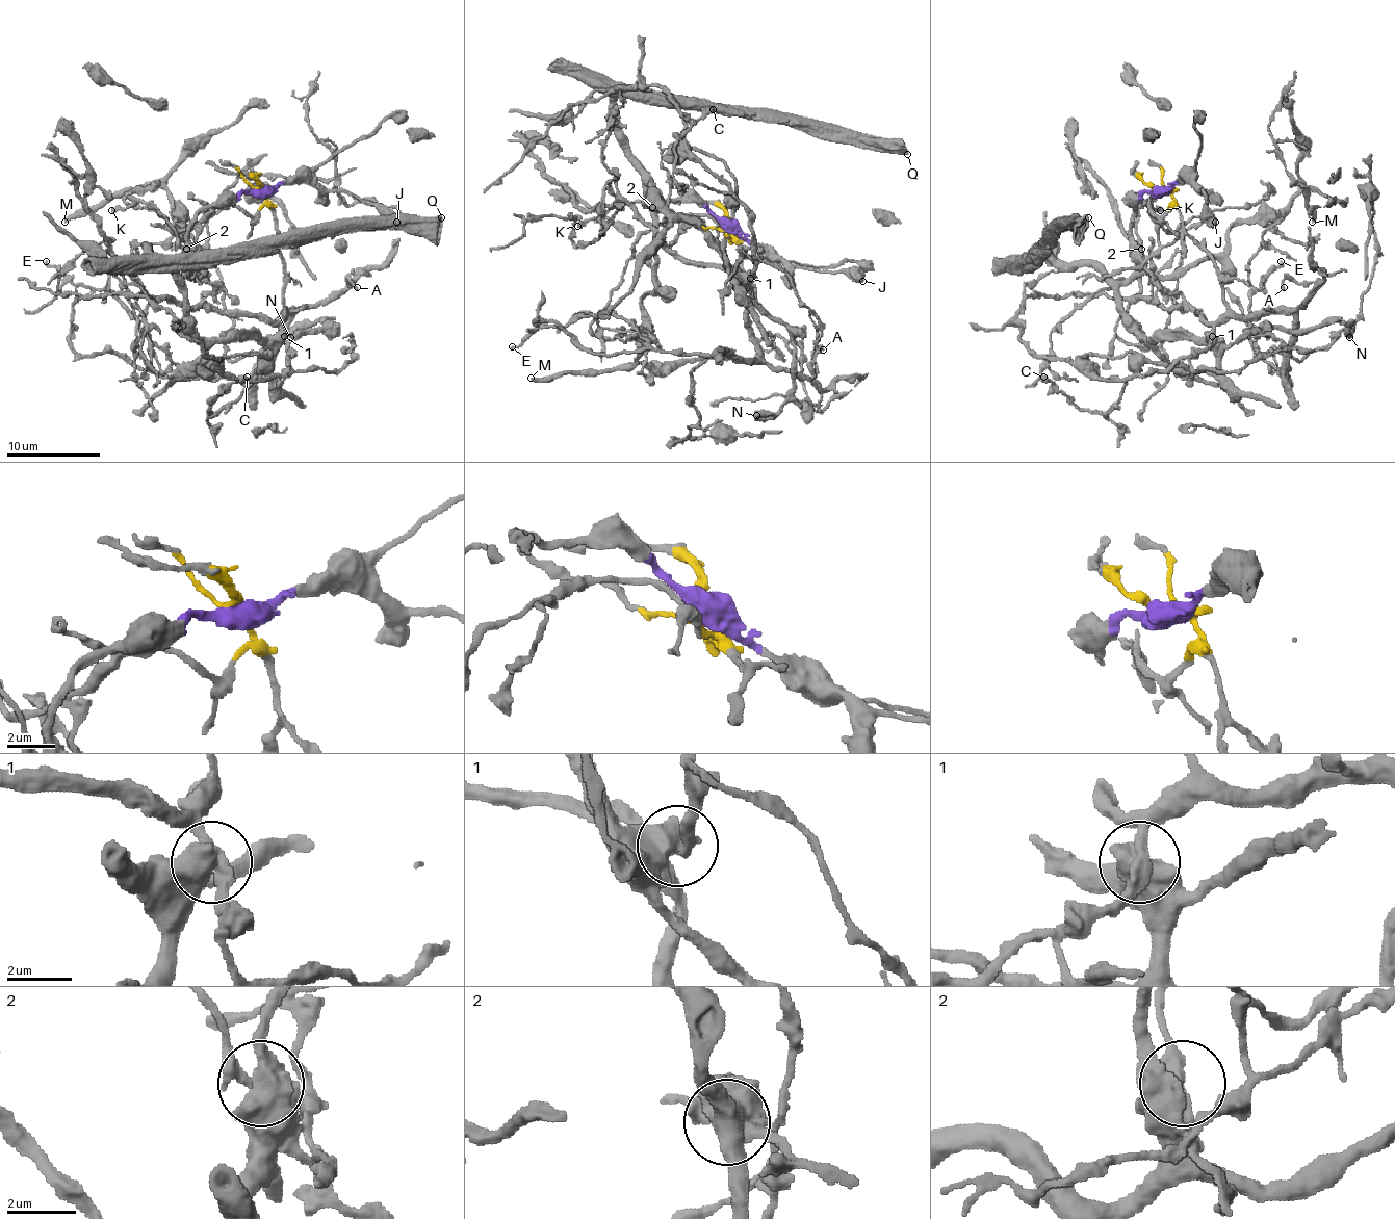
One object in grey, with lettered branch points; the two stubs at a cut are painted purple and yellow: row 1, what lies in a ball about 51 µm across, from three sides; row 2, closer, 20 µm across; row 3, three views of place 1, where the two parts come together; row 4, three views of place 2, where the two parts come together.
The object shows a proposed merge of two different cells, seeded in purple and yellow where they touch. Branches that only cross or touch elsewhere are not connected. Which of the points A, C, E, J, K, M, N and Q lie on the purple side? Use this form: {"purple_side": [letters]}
{"purple_side": ["J", "M", "N", "Q"]}

